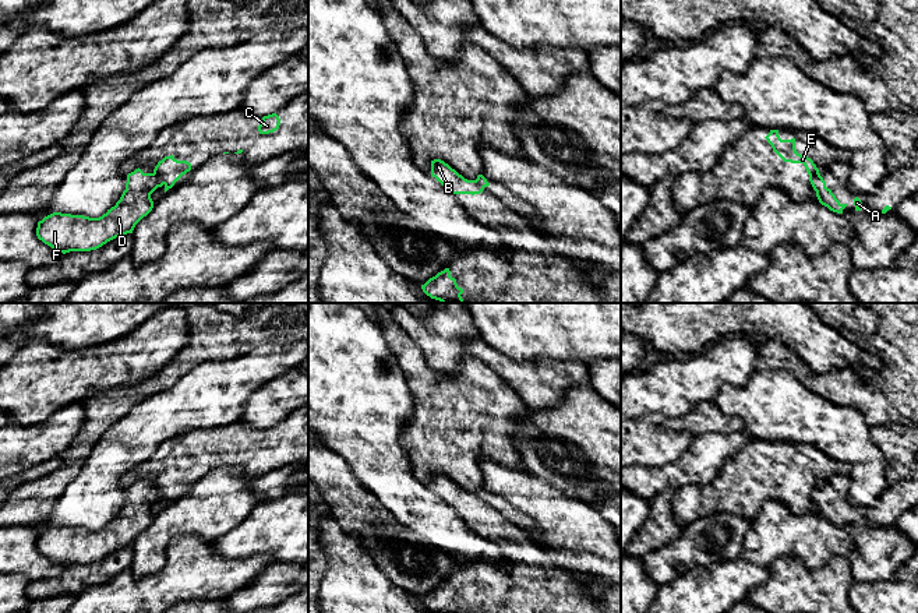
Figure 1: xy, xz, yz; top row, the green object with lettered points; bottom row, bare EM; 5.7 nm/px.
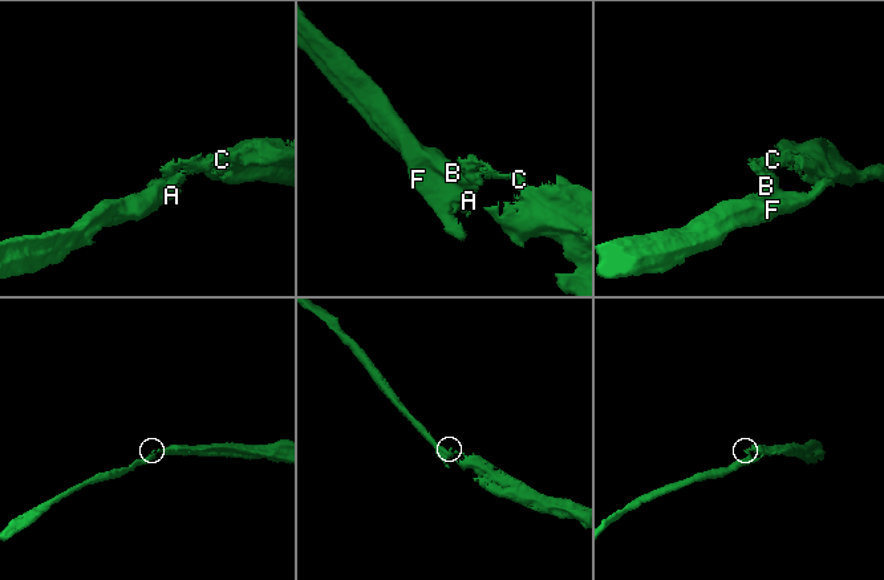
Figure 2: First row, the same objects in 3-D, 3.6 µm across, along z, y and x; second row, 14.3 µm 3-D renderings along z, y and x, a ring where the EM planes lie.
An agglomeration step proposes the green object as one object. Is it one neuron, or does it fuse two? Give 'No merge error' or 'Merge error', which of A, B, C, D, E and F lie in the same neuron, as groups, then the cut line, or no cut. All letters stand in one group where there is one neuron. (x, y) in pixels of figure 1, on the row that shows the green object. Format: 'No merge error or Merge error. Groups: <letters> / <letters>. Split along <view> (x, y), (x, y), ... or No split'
Merge error. Groups: A B D F / C E. Split along xy (154, 172), (163, 183)

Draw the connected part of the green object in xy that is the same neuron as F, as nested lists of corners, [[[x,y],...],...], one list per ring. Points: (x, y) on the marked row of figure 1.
[[[138,168],[127,175],[126,190],[116,205],[107,209],[106,214],[99,218],[89,218],[84,215],[53,212],[38,222],[36,236],[45,244],[59,250],[63,254],[70,251],[96,250],[119,236],[133,233],[135,225],[153,208],[151,194],[162,186],[163,182],[158,175],[144,173]]]

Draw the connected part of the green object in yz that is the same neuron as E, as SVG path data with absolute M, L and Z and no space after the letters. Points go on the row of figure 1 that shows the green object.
M770 130L765 138L784 162L802 163L809 175L809 182L812 183L812 177L819 172L819 169L811 158L797 152L795 138L781 140L778 130Z

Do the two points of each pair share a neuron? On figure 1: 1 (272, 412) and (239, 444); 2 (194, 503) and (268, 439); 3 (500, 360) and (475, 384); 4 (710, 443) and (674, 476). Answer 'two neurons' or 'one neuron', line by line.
1: two neurons
2: two neurons
3: two neurons
4: one neuron

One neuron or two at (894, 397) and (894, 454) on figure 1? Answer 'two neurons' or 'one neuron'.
two neurons

